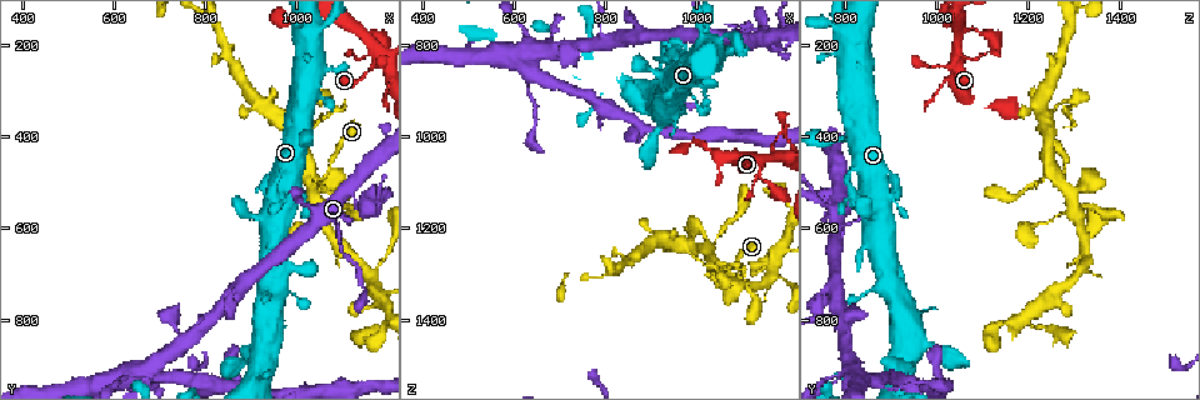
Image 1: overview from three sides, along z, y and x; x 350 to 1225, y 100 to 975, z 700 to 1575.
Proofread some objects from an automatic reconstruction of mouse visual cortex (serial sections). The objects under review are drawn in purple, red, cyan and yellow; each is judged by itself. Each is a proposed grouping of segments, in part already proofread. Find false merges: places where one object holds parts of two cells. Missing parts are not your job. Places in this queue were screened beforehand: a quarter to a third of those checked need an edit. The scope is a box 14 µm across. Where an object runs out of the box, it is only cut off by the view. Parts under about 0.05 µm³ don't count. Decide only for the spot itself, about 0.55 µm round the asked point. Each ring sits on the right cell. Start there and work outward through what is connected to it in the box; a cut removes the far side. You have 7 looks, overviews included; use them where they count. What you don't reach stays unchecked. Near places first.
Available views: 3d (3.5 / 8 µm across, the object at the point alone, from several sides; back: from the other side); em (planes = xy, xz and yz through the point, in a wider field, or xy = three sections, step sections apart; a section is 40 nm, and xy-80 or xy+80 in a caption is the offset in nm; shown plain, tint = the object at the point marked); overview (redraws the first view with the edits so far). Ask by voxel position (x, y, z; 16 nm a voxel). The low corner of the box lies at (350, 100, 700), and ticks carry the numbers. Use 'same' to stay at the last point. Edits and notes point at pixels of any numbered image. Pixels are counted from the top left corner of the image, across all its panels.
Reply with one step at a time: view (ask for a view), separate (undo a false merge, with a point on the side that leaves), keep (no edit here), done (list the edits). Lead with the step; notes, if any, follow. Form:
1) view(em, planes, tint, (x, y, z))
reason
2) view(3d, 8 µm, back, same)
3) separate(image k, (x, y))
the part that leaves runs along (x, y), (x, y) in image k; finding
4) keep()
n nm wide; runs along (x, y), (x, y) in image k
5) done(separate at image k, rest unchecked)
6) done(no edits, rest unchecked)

view(3d, 3.5 µm, back, (1045, 495, 1280))
narrows sharply

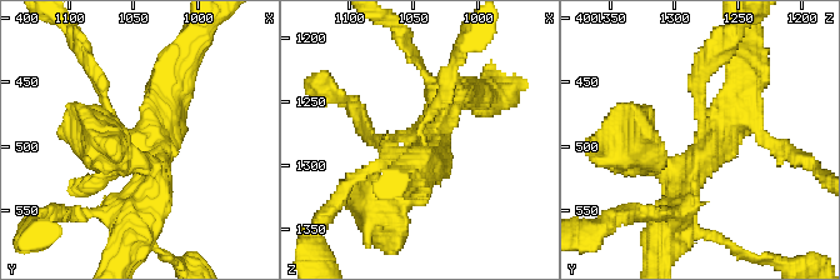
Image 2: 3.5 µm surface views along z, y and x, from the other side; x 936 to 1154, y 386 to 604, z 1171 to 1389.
view(em, xy, step 1, plain, (1042, 498, 1278))
3 arms; arms of 150, 400, 450 nm

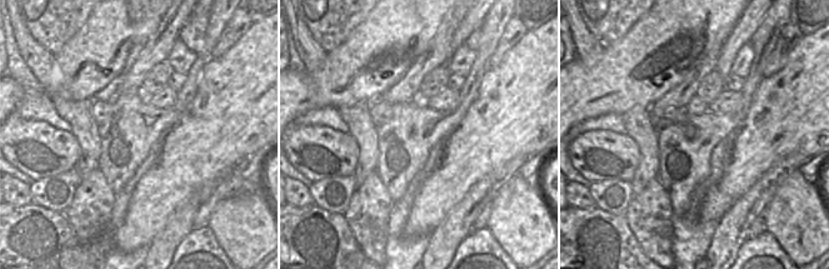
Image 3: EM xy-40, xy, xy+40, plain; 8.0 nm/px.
view(em, xy, step 1, tint, same)

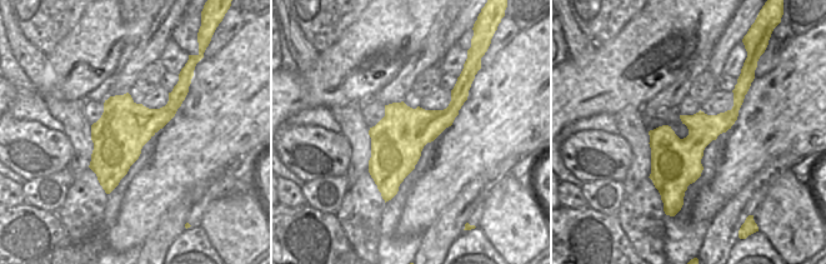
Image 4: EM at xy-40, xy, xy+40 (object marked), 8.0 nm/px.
keep()
420 nm wide; runs along (98, 78), (114, 124), (155, 158), (144, 211) in image 2; all the same cell

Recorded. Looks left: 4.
view(3d, 3.5 µm, (1055, 330, 1295))
calibre changes

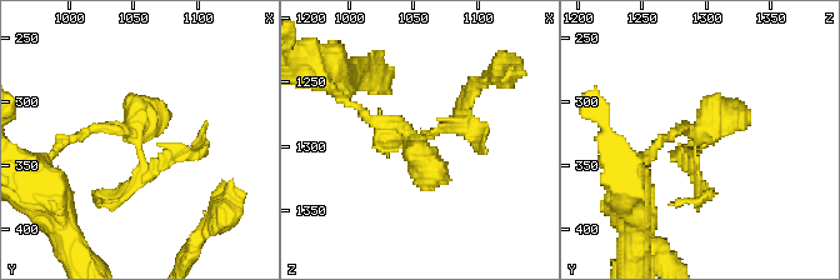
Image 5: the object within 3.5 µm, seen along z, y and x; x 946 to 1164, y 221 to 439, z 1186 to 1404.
view(em, xy, step 5, tint, (1052, 326, 1294))

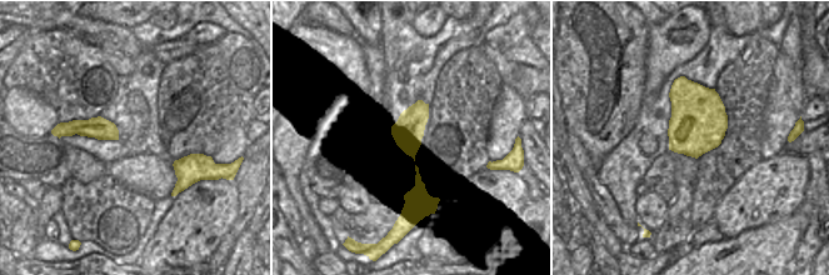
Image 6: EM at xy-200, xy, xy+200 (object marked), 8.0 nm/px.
separate(image 5, (178, 146))
the part that leaves runs along (138, 146), (156, 165), (199, 154), (206, 120) in image 5; two cells meet here

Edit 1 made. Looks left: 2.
done(separate at image 5, rest unchecked)

